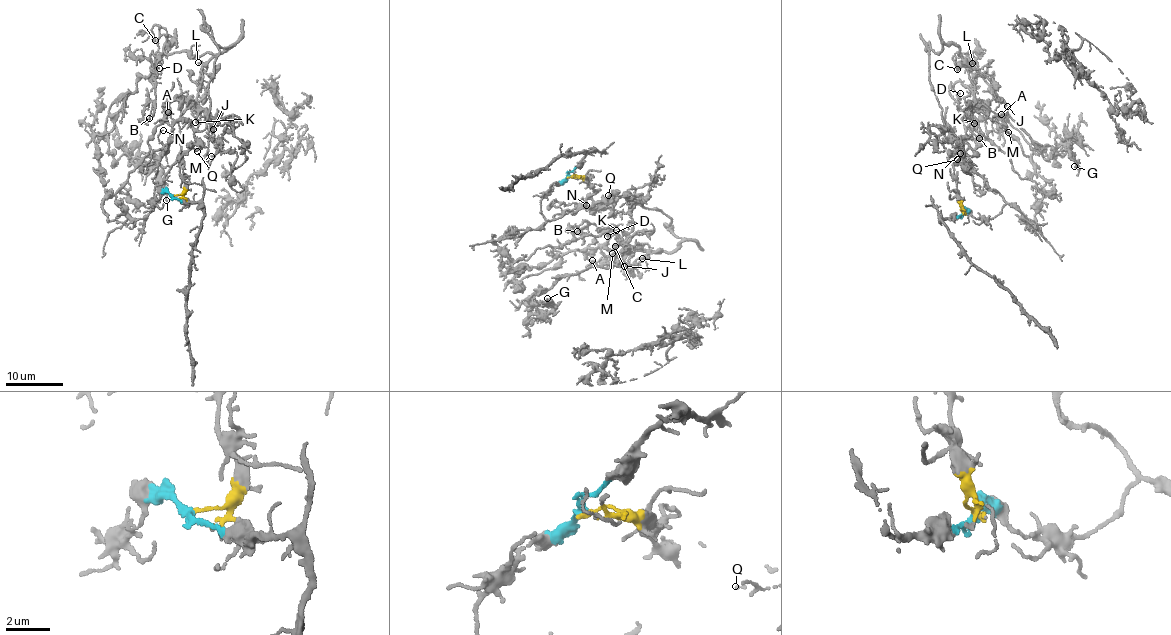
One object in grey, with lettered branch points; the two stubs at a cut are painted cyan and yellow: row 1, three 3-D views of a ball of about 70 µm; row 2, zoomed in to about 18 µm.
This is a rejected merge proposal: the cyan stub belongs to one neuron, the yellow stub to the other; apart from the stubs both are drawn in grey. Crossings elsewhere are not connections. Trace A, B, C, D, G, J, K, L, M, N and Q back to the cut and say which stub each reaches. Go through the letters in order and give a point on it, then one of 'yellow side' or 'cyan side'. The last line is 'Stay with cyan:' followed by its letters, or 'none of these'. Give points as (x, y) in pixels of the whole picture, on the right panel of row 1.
A: (1001, 114) | yellow side
B: (979, 138) | yellow side
C: (957, 69) | yellow side
D: (960, 93) | yellow side
G: (1074, 166) | yellow side
J: (1007, 106) | yellow side
K: (974, 123) | yellow side
L: (972, 63) | yellow side
M: (1008, 132) | yellow side
N: (960, 153) | yellow side
Q: (957, 159) | yellow side
Stay with cyan: none of these

